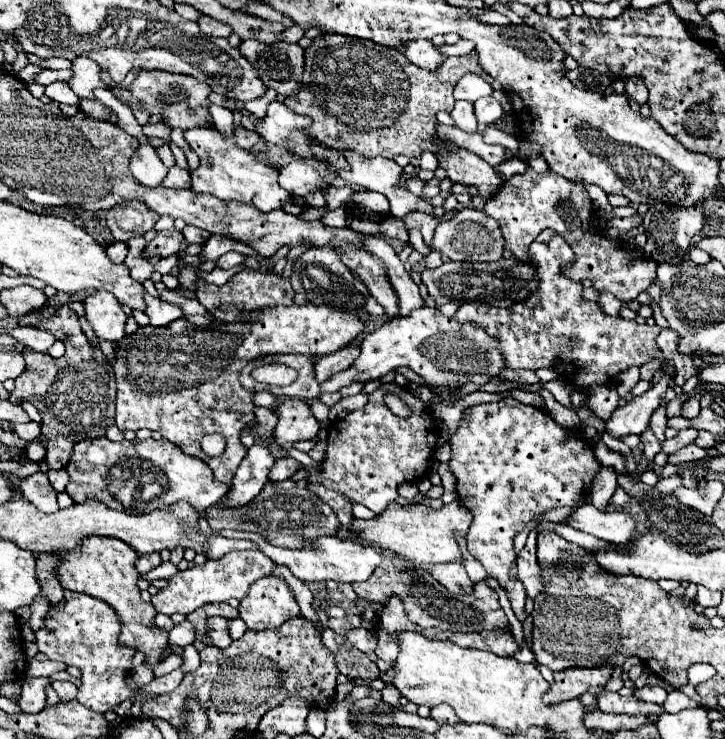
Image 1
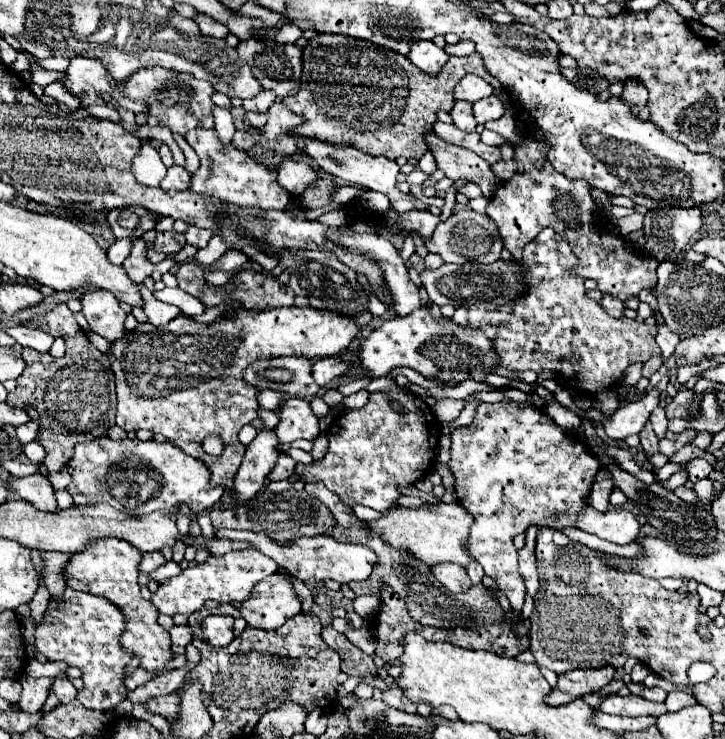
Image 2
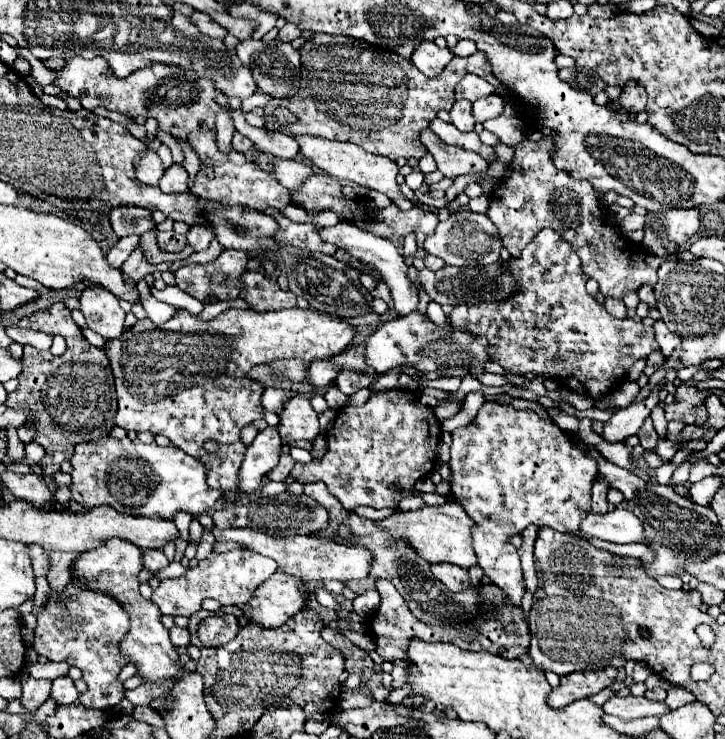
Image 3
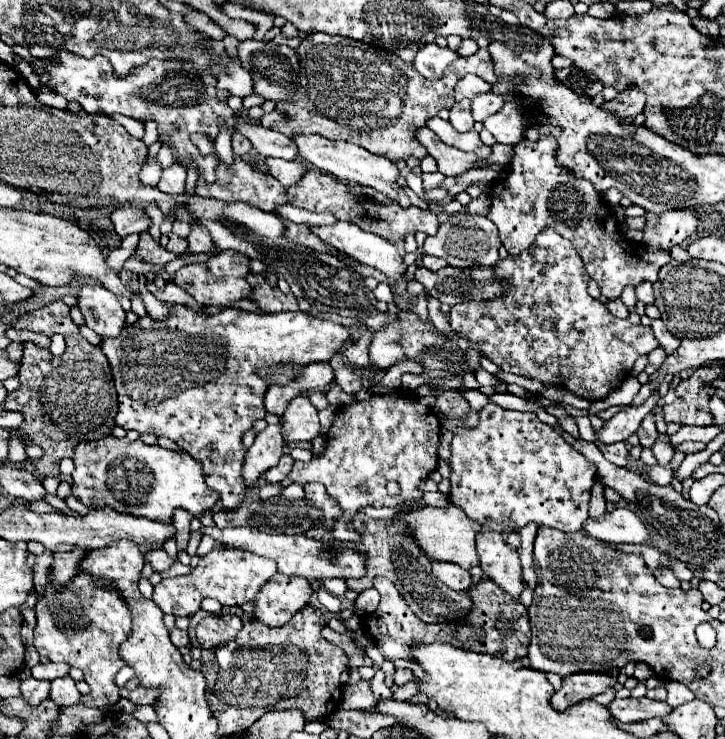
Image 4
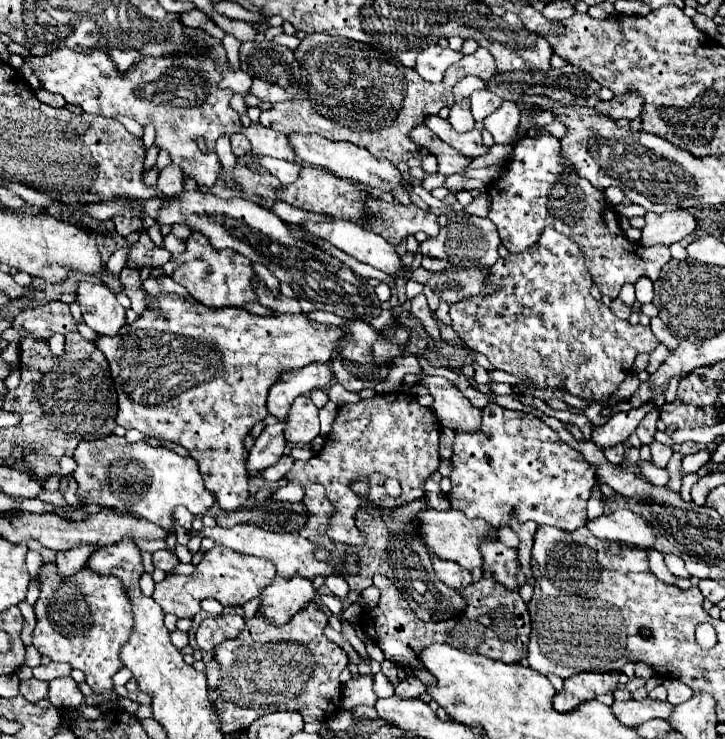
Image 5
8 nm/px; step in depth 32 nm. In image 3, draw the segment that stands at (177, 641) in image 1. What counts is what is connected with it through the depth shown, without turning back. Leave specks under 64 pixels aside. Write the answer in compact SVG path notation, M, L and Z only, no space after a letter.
M174 626L174 628L170 630L170 638L172 638L172 644L174 644L174 646L188 646L188 644L190 644L190 634L188 634L186 628Z

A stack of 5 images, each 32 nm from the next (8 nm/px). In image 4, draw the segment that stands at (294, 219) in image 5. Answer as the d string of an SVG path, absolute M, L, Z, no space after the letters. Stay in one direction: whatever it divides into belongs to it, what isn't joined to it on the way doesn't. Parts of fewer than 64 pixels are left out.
M282 204L276 208L276 212L286 218L286 220L292 220L292 222L298 222L298 224L332 224L336 218L332 214L314 214L314 212L306 212L306 210L300 210L292 204Z

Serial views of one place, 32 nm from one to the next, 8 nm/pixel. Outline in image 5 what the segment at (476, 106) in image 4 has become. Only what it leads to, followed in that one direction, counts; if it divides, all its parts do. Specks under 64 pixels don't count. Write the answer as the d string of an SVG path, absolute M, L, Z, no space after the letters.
M476 90L470 96L470 100L472 100L472 116L476 122L482 122L488 114L492 114L502 104L502 98L494 96L488 90Z

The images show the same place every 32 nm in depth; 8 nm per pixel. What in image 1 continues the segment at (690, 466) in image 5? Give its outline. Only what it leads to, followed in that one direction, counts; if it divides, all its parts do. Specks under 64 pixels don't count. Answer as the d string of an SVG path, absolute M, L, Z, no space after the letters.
M670 476L670 478L664 478L664 480L658 480L658 484L656 484L658 488L660 488L660 492L668 492L668 494L672 494L678 486L682 486L682 476Z

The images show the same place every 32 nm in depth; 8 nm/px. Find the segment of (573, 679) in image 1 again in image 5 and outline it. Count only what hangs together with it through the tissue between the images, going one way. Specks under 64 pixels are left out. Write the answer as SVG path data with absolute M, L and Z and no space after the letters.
M584 672L564 680L564 690L554 696L554 708L558 712L572 712L580 704L594 700L600 694L610 694L618 688L620 672L610 674L594 674Z

